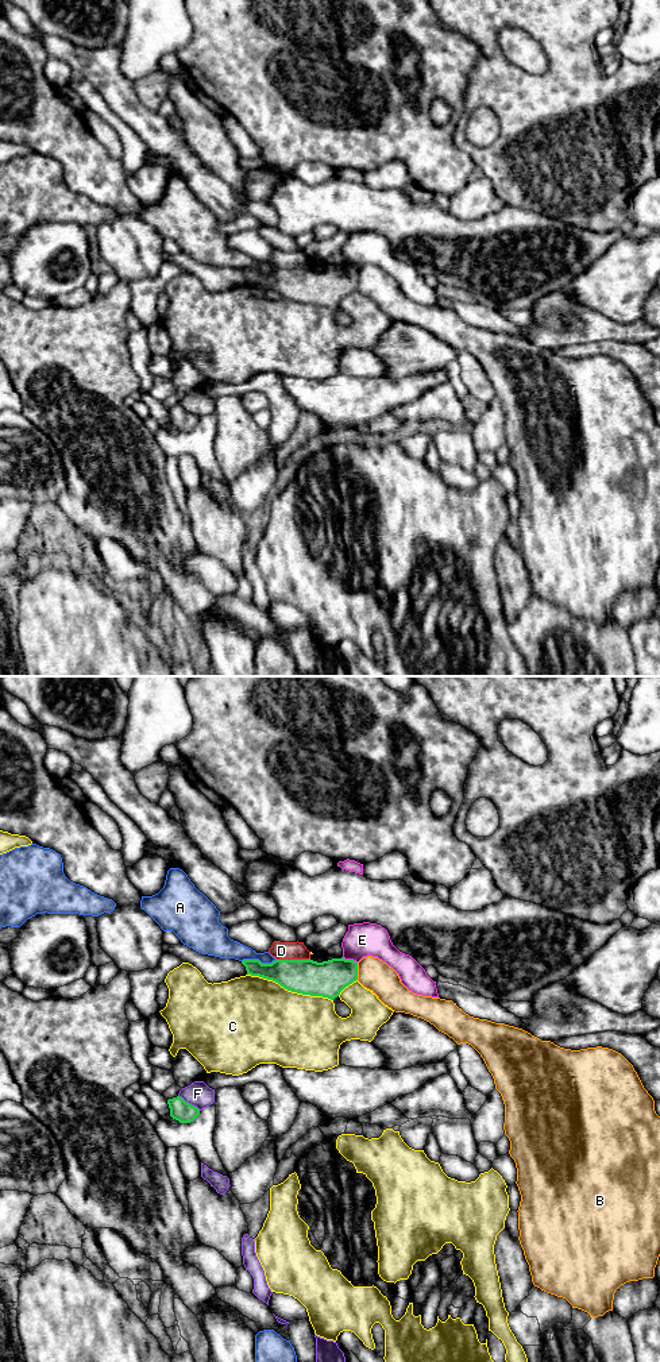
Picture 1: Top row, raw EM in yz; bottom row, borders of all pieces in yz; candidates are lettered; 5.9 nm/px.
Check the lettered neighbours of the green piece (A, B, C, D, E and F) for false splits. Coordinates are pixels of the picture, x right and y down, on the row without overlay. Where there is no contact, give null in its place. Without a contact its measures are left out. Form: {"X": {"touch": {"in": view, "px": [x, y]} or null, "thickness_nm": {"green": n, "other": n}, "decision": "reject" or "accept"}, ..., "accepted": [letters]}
{"A": {"touch": {"in": "yz", "px": [258, 269]}, "thickness_nm": {"green": 190, "other": 140}, "decision": "reject"}, "B": {"touch": {"in": "yz", "px": [356, 280]}, "thickness_nm": {"green": 220, "other": 190}, "decision": "reject"}, "C": {"touch": {"in": "yz", "px": [290, 298]}, "thickness_nm": {"green": 220, "other": 480}, "decision": "reject"}, "D": {"touch": {"in": "yz", "px": [292, 269]}, "thickness_nm": {"green": 220, "other": 110}, "decision": "reject"}, "E": {"touch": {"in": "yz", "px": [350, 269]}, "thickness_nm": {"green": 220, "other": 200}, "decision": "reject"}, "F": {"touch": {"in": "yz", "px": [188, 412]}, "thickness_nm": {"green": 120, "other": 150}, "decision": "reject"}, "accepted": []}

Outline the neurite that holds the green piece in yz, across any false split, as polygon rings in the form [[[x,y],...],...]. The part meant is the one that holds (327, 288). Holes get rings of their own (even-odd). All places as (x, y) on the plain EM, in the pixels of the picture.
[[[343,266],[323,271],[309,267],[275,269],[271,273],[243,269],[242,273],[246,275],[247,283],[273,289],[292,301],[323,305],[331,309],[358,289],[358,271]]]

